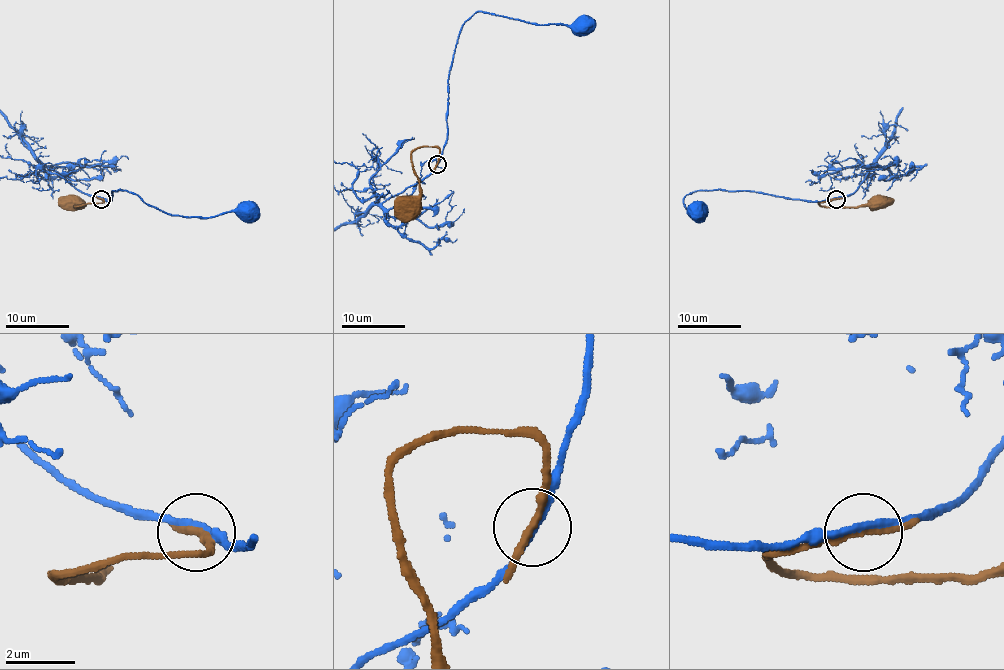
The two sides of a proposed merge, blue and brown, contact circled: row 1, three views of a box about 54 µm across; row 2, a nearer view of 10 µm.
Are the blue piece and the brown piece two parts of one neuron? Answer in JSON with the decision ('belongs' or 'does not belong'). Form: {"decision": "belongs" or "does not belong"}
{"decision": "does not belong"}

